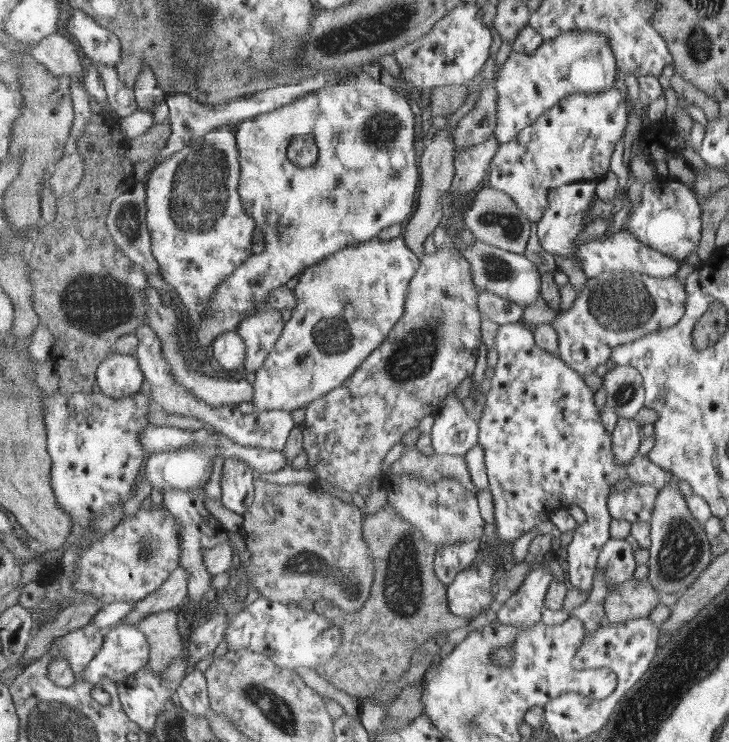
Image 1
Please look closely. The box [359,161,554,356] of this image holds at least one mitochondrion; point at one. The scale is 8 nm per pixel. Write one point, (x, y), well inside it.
(510, 227)

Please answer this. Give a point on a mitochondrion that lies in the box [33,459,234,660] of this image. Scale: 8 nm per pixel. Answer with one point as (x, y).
(151, 546)

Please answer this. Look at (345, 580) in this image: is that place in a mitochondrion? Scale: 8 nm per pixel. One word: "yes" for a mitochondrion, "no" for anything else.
yes

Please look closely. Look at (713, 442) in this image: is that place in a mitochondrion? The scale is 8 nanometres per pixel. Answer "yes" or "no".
no

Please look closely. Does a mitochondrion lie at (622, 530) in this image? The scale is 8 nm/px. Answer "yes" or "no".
no

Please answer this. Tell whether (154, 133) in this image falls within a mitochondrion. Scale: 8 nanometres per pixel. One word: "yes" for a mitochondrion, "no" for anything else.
no

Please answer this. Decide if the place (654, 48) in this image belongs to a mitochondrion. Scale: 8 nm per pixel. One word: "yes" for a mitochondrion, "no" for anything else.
no

